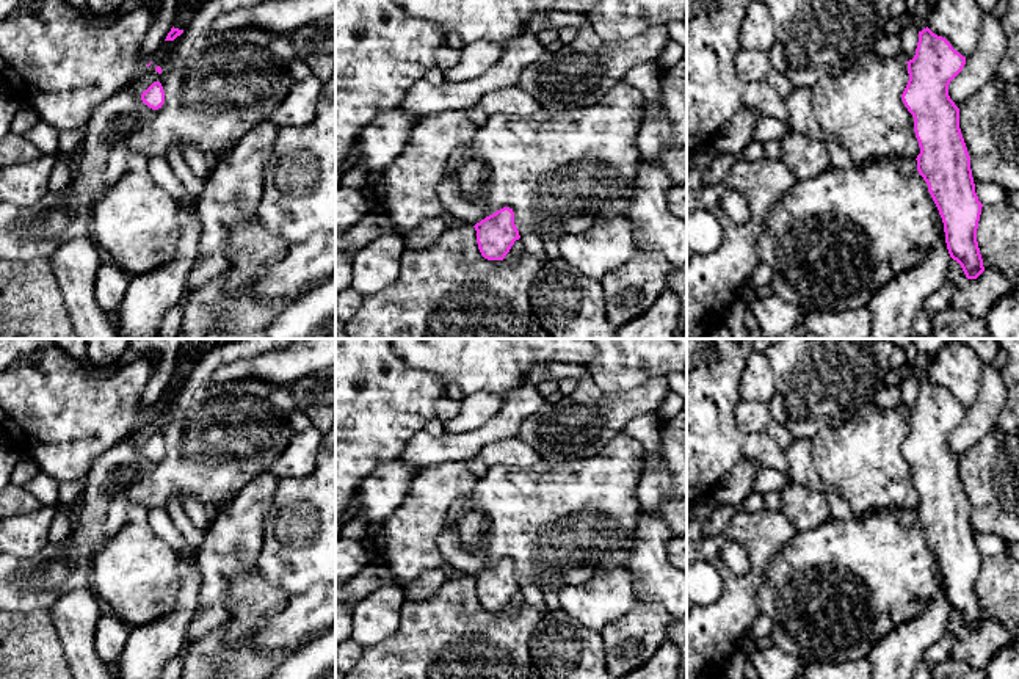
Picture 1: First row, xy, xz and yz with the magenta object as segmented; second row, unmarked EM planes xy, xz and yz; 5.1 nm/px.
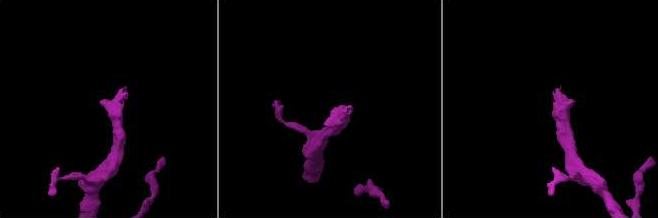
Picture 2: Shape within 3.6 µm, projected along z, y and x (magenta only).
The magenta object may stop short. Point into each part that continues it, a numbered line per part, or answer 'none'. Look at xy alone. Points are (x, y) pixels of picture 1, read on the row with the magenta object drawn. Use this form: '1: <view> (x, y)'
1: xy (185, 11)

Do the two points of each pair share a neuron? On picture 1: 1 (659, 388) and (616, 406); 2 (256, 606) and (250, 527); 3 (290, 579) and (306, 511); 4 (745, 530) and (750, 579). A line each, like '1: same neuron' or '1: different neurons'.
1: same neuron
2: different neurons
3: same neuron
4: same neuron

